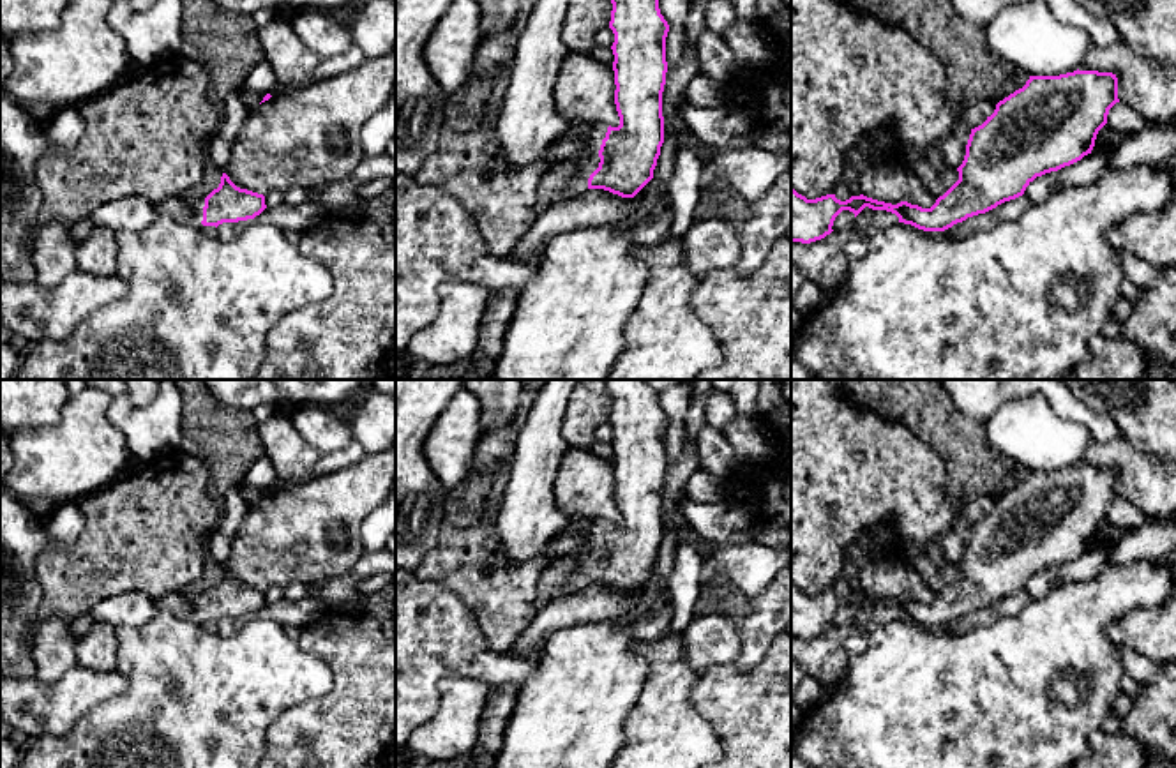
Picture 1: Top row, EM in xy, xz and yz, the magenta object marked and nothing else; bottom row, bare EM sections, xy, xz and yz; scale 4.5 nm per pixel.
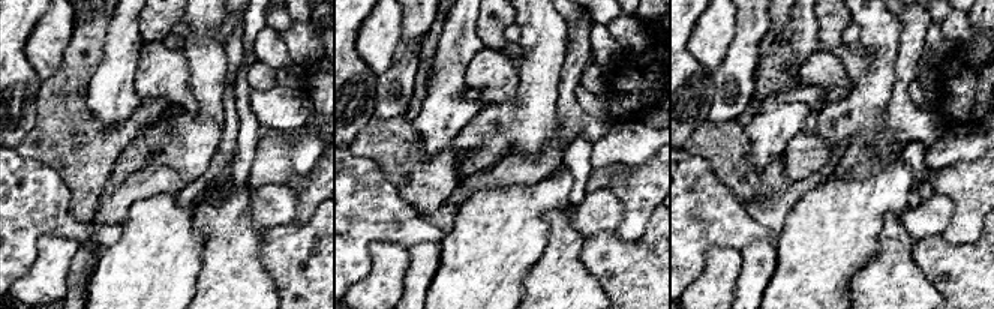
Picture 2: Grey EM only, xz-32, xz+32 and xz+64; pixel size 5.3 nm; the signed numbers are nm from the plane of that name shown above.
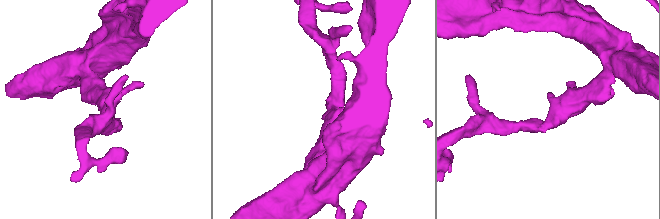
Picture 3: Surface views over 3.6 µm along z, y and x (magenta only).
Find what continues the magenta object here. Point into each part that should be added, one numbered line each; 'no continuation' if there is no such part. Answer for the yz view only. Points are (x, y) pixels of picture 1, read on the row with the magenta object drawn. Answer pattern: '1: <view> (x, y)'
no continuation

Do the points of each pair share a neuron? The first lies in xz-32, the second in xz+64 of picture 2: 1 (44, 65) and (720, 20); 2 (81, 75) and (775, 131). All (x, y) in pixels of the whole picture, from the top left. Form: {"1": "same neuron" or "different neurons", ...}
{"1": "same neuron", "2": "different neurons"}

